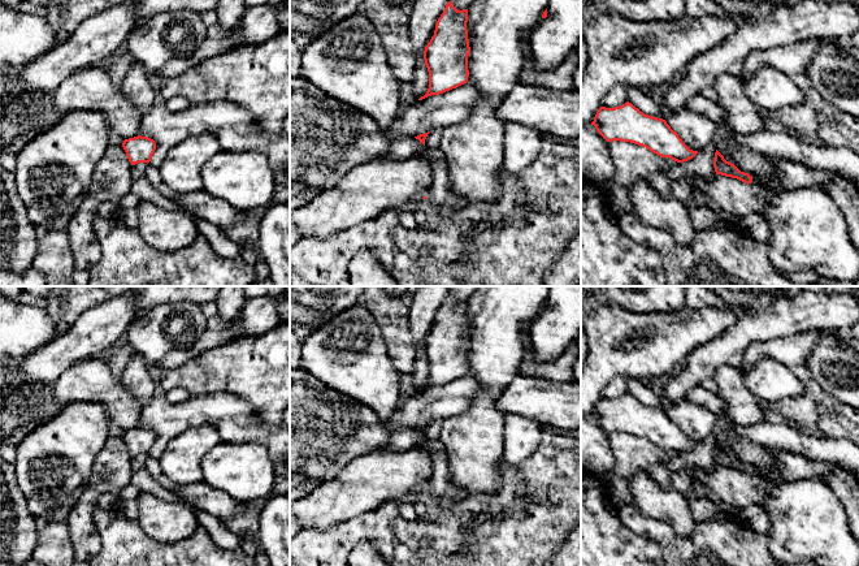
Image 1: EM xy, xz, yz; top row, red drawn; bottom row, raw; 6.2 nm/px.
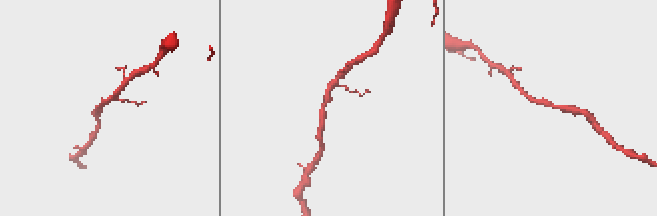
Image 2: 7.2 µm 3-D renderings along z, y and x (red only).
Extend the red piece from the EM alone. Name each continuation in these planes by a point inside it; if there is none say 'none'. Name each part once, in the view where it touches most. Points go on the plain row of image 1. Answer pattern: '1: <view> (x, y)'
none

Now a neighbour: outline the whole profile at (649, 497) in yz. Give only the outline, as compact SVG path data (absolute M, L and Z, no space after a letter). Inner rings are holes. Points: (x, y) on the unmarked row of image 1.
M646 471L628 478L633 505L646 517L664 520L678 536L694 535L697 520L691 517L689 500L674 489L664 489Z

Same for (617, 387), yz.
M628 376L613 377L602 390L602 398L615 399L628 393Z

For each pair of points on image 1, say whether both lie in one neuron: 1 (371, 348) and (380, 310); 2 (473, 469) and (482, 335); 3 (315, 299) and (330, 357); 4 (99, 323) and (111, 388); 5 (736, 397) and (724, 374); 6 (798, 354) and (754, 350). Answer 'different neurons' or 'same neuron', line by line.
1: different neurons
2: same neuron
3: different neurons
4: different neurons
5: same neuron
6: same neuron

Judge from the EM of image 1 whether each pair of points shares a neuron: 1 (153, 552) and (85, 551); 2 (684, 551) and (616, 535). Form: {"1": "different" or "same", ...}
{"1": "different", "2": "different"}

